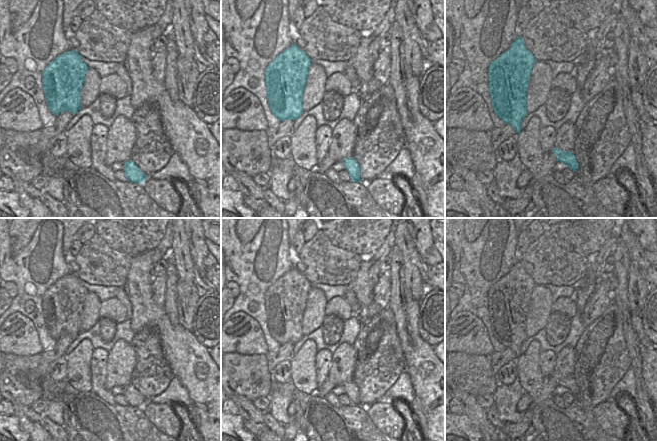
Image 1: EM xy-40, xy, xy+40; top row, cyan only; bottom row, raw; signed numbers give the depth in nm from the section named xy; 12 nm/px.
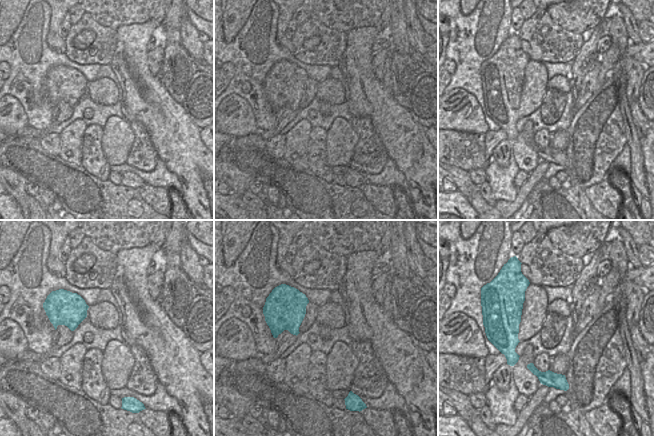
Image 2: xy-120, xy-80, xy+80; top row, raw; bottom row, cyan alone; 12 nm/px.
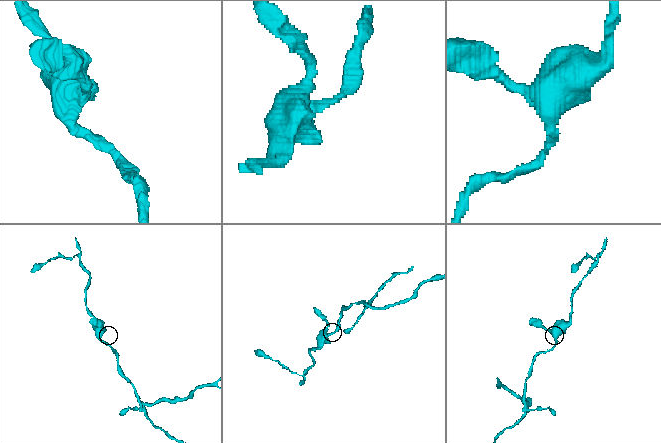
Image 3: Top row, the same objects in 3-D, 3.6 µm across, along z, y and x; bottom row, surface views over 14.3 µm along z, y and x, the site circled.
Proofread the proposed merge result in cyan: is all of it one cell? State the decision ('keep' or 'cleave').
keep

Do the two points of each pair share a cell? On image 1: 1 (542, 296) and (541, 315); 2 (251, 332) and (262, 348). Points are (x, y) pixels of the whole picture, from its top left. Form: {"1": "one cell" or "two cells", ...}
{"1": "one cell", "2": "one cell"}

